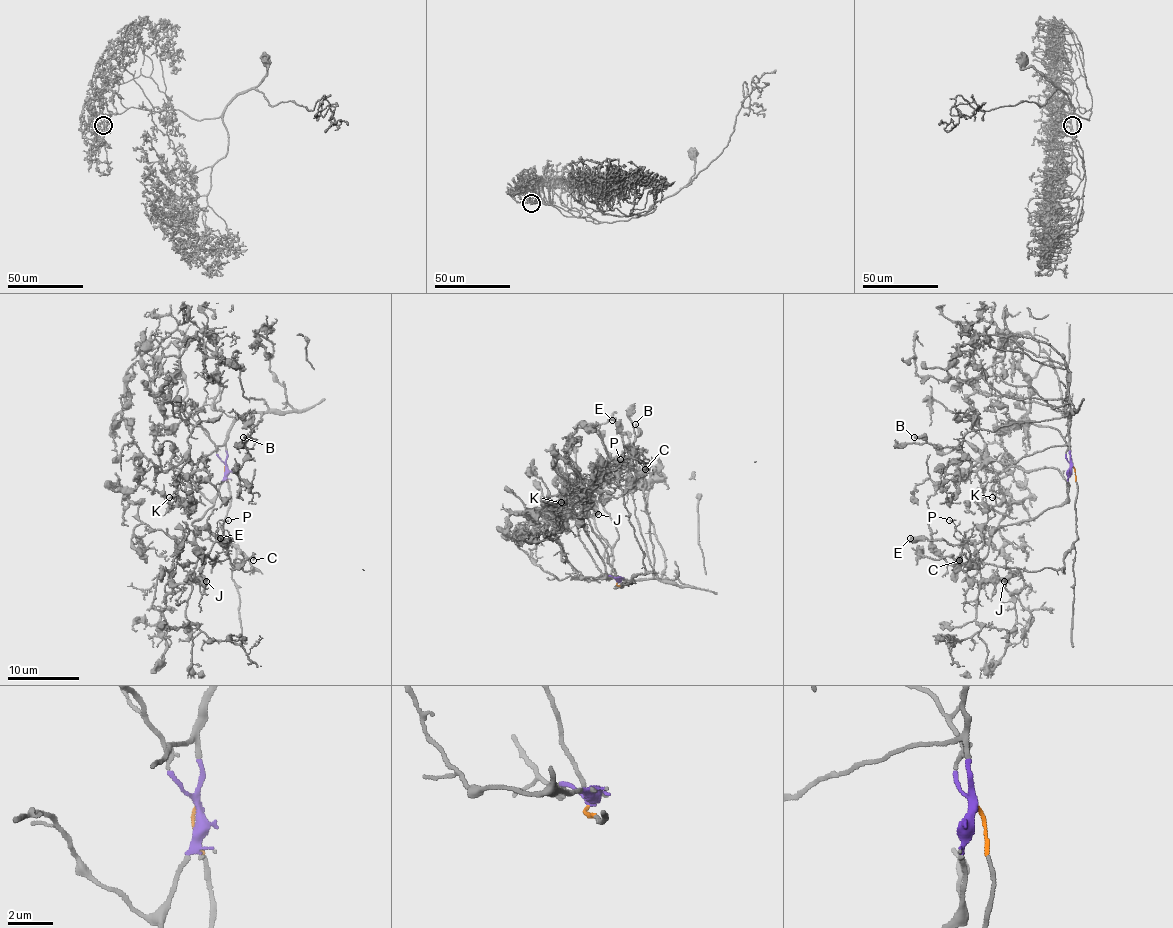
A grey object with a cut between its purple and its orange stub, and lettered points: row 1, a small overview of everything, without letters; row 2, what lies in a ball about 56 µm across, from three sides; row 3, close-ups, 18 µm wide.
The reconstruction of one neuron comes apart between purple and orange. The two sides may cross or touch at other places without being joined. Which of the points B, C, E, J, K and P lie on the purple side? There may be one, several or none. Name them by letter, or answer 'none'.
B, J, K

